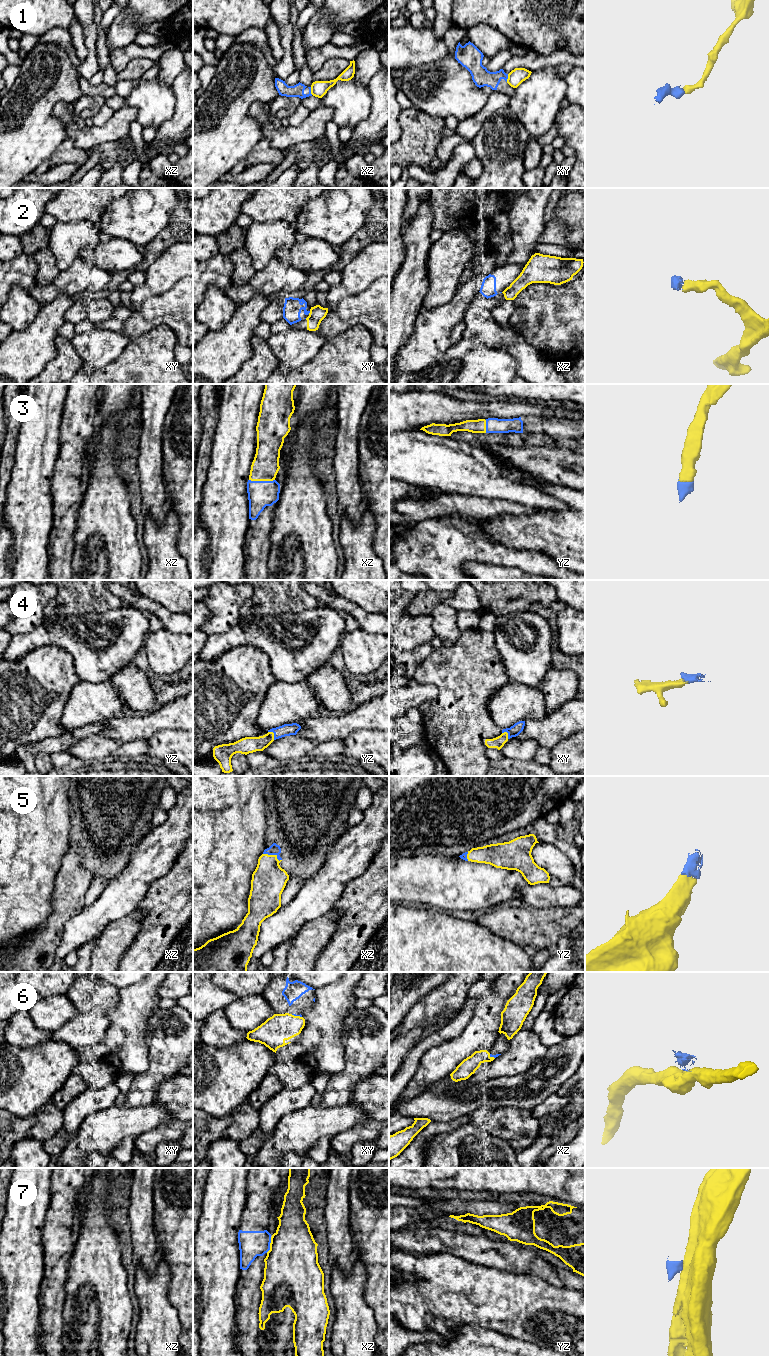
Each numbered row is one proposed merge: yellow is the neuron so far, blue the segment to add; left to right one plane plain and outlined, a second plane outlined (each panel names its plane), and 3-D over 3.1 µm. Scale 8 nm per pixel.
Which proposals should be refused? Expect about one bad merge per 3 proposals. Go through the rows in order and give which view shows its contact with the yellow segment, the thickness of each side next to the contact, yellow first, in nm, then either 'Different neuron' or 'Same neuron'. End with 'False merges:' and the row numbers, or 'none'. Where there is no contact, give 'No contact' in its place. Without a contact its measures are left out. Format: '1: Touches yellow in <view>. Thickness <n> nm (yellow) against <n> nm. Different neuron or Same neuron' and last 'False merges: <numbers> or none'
1: Touches yellow in xz. Thickness 130 nm (yellow) against 100 nm. Different neuron
2: Touches yellow in xy. Thickness 130 nm (yellow) against 150 nm. Different neuron
3: Touches yellow in xz. Thickness 220 nm (yellow) against 200 nm. Same neuron
4: Touches yellow in yz. Thickness 130 nm (yellow) against 100 nm. Same neuron
5: Touches yellow in xz. Thickness 280 nm (yellow) against 90 nm. Same neuron
6: Touches yellow in xy. Thickness 220 nm (yellow) against 20 nm. Different neuron
7: Touches yellow in xz. Thickness 440 nm (yellow) against 200 nm. Different neuron
False merges: 1, 2, 6, 7

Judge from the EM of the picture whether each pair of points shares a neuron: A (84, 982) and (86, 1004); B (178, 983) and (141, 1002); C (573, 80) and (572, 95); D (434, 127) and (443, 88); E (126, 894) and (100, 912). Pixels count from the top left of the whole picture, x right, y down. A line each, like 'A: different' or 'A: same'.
A: same
B: different
C: same
D: different
E: same

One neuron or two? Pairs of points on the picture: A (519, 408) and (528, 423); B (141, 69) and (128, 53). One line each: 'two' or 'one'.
A: two
B: two

